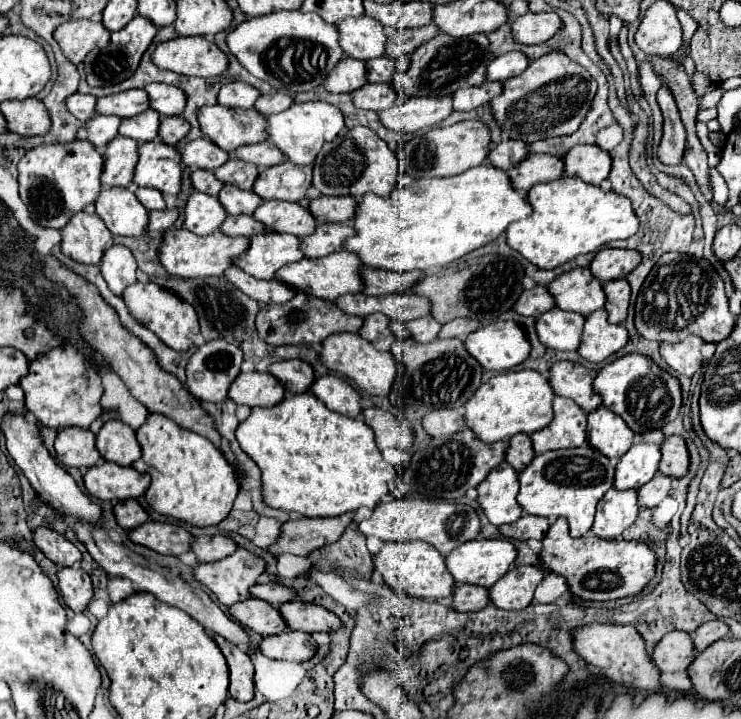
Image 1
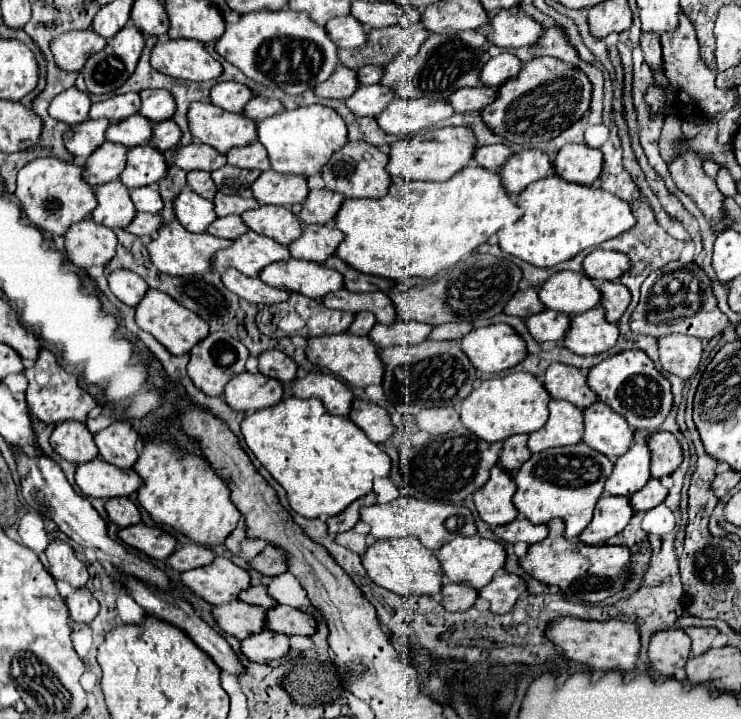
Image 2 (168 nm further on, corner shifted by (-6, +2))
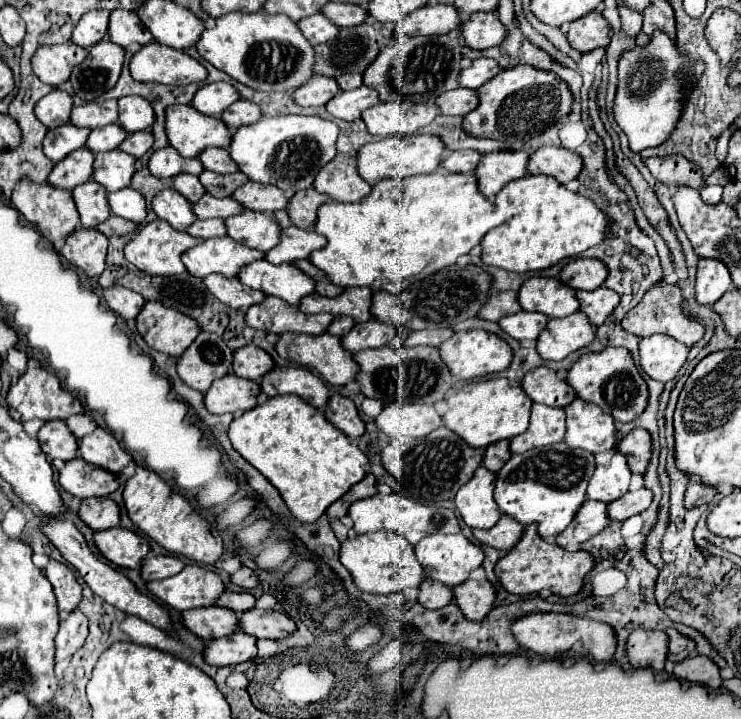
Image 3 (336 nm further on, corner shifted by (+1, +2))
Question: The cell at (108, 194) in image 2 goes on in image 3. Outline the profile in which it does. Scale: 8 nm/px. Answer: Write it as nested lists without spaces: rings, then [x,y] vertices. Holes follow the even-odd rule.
[[[87,181],[83,185],[77,185],[73,191],[73,201],[77,205],[79,211],[79,219],[83,227],[95,227],[99,223],[103,223],[109,215],[109,203],[107,203],[107,191],[95,183],[95,181]]]

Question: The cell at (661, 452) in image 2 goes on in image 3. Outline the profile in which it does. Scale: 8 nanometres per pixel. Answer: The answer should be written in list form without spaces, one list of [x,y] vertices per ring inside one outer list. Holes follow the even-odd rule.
[[[633,429],[627,437],[617,441],[615,449],[629,461],[633,473],[645,473],[651,457],[651,435],[645,429]]]

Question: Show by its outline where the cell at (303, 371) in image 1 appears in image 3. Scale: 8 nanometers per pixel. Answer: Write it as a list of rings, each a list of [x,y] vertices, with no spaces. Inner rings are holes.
[[[241,347],[233,353],[233,373],[243,379],[261,381],[265,373],[275,367],[269,353],[259,347]]]

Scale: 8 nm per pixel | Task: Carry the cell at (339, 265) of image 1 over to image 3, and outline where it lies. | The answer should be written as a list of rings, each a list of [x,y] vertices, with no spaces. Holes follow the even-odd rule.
[[[259,259],[243,265],[237,273],[237,279],[251,289],[263,291],[265,295],[275,295],[289,305],[299,305],[305,295],[315,291],[315,281],[299,269],[293,269],[291,263],[273,265],[265,259]]]

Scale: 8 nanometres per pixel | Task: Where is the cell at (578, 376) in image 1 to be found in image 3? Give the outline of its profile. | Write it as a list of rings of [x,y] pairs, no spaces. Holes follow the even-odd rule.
[[[547,367],[531,369],[523,377],[521,387],[531,401],[545,403],[549,407],[567,407],[575,399],[575,391],[569,389],[569,385],[559,379],[553,369]]]

